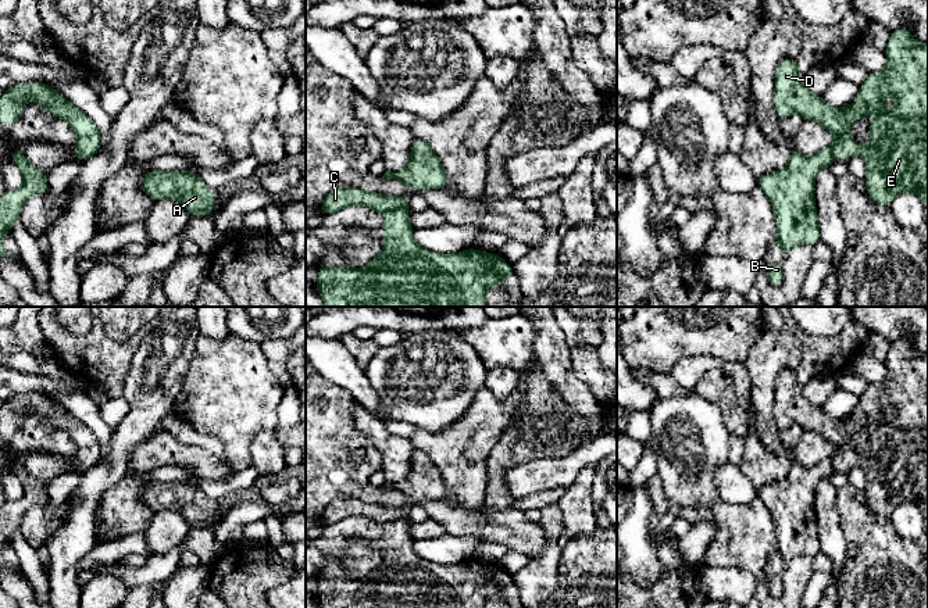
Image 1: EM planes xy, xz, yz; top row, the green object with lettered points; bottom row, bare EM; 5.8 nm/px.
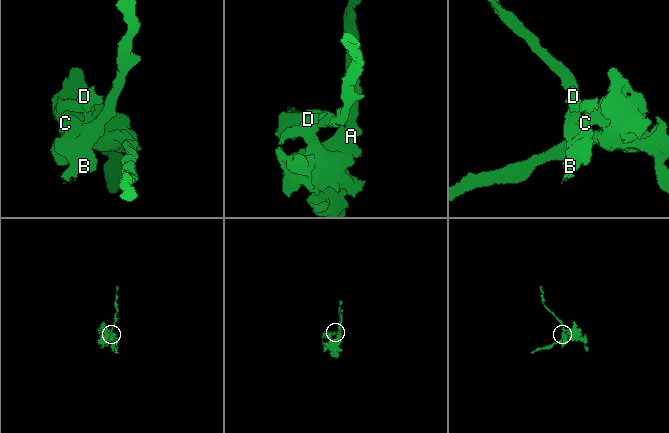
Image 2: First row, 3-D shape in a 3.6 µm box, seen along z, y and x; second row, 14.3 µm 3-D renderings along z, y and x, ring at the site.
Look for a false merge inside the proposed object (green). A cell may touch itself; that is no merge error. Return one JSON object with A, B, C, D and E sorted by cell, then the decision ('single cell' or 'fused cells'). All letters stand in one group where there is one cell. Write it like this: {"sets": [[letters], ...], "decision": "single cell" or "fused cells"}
{"sets": [["A", "D", "E"], ["B", "C"]], "decision": "fused cells"}

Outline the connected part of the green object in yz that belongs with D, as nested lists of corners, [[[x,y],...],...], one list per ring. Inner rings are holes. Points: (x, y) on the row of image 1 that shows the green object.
[[[899,28],[892,32],[886,44],[886,65],[879,74],[870,74],[865,82],[860,86],[854,103],[845,108],[831,107],[822,96],[814,94],[804,83],[799,71],[796,60],[784,58],[775,72],[774,104],[779,119],[790,114],[800,115],[804,121],[815,121],[821,124],[825,130],[835,136],[829,144],[835,158],[842,155],[861,155],[867,162],[865,186],[870,199],[882,207],[890,207],[892,201],[902,192],[913,192],[918,196],[921,203],[928,207],[928,44],[918,44],[907,28]],[[892,94],[897,99],[892,110],[884,110],[884,97]],[[877,112],[877,117],[870,124],[870,146],[859,146],[850,136],[852,125],[870,114]]]

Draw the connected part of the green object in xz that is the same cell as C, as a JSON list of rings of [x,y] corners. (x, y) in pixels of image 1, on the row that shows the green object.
[[[356,187],[333,189],[321,205],[322,214],[333,214],[349,205],[364,205],[376,212],[389,212],[401,207],[407,207],[410,197],[388,197],[375,192],[365,192]]]

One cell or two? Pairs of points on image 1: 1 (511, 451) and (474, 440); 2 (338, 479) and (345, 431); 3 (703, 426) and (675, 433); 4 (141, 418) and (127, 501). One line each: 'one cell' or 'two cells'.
1: two cells
2: one cell
3: one cell
4: two cells

